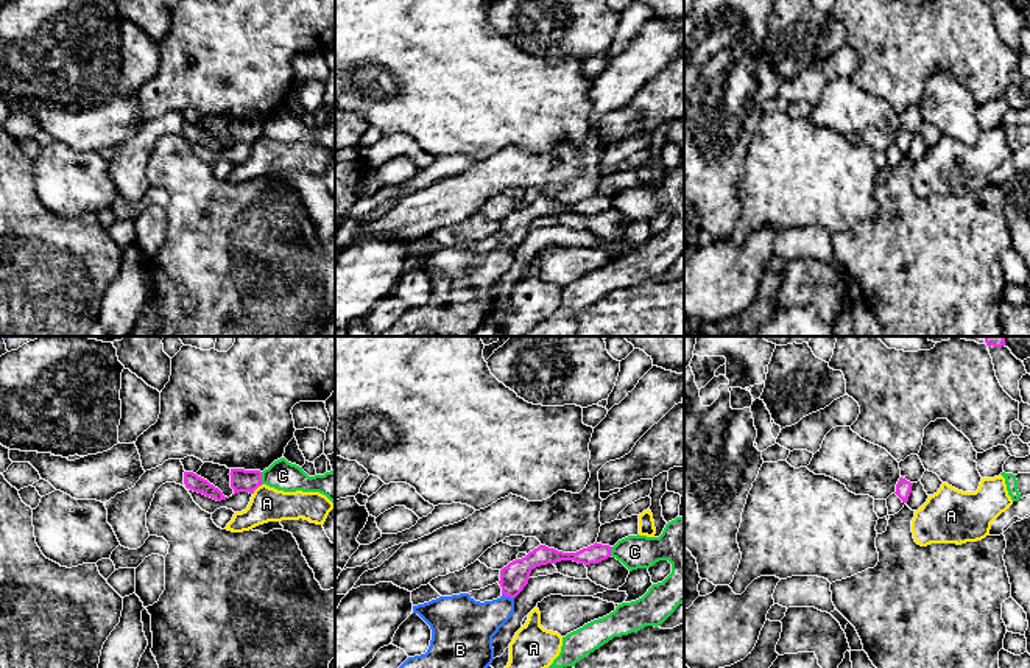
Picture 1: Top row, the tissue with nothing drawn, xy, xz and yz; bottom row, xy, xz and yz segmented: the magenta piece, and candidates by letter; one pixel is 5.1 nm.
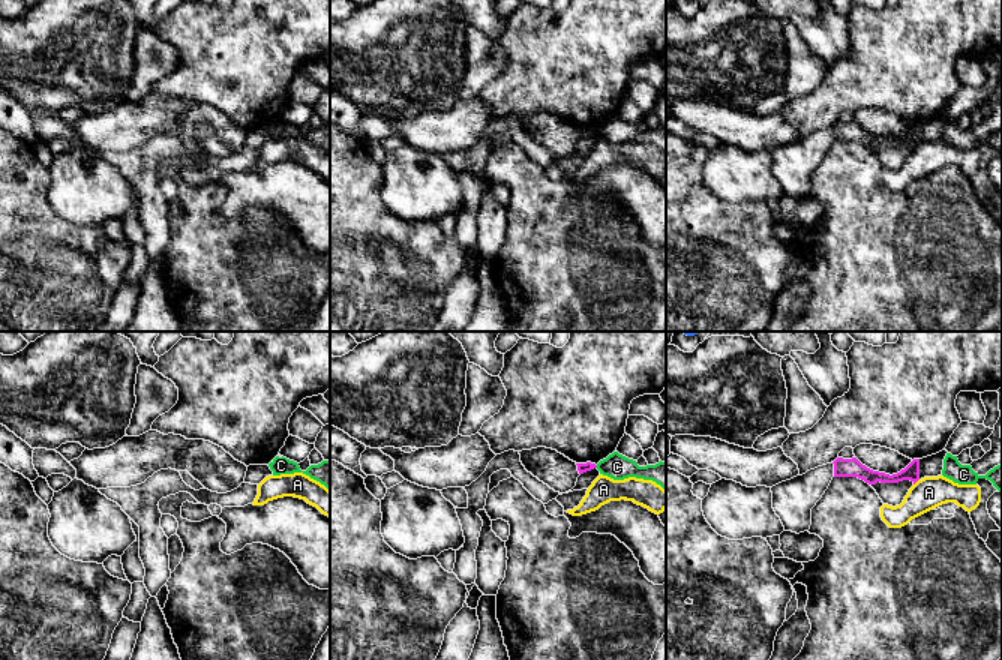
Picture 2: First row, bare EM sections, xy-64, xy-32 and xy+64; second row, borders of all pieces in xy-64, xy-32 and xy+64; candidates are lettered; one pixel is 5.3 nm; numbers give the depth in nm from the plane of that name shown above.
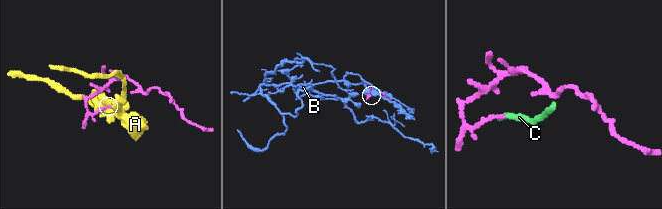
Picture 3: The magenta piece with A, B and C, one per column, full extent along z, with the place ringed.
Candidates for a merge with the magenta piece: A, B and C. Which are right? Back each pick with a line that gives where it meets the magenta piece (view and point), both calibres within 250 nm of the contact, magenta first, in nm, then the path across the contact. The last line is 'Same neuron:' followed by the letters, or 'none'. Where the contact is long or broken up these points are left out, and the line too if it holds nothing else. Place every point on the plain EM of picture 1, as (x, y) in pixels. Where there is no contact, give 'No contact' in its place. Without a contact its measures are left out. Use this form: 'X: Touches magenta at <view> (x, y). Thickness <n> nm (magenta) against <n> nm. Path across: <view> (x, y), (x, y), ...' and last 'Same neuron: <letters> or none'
Same neuron: none

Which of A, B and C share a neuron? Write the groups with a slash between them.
A / B / C

